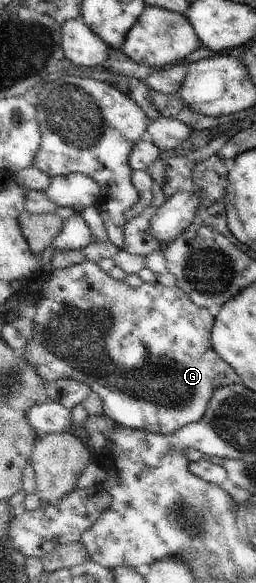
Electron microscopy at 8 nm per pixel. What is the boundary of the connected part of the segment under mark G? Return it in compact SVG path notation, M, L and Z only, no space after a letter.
M86 260L67 268L58 268L49 271L46 283L40 293L40 299L35 312L31 315L34 320L32 339L22 349L26 361L35 367L36 373L48 382L72 378L91 387L91 391L102 398L103 413L116 423L130 429L156 432L159 434L173 434L181 427L202 419L206 411L210 396L215 389L240 383L238 374L228 365L213 348L211 331L215 322L215 314L204 306L196 305L177 285L168 287L161 283L143 283L138 288L132 288L124 280L114 280L98 264Z

